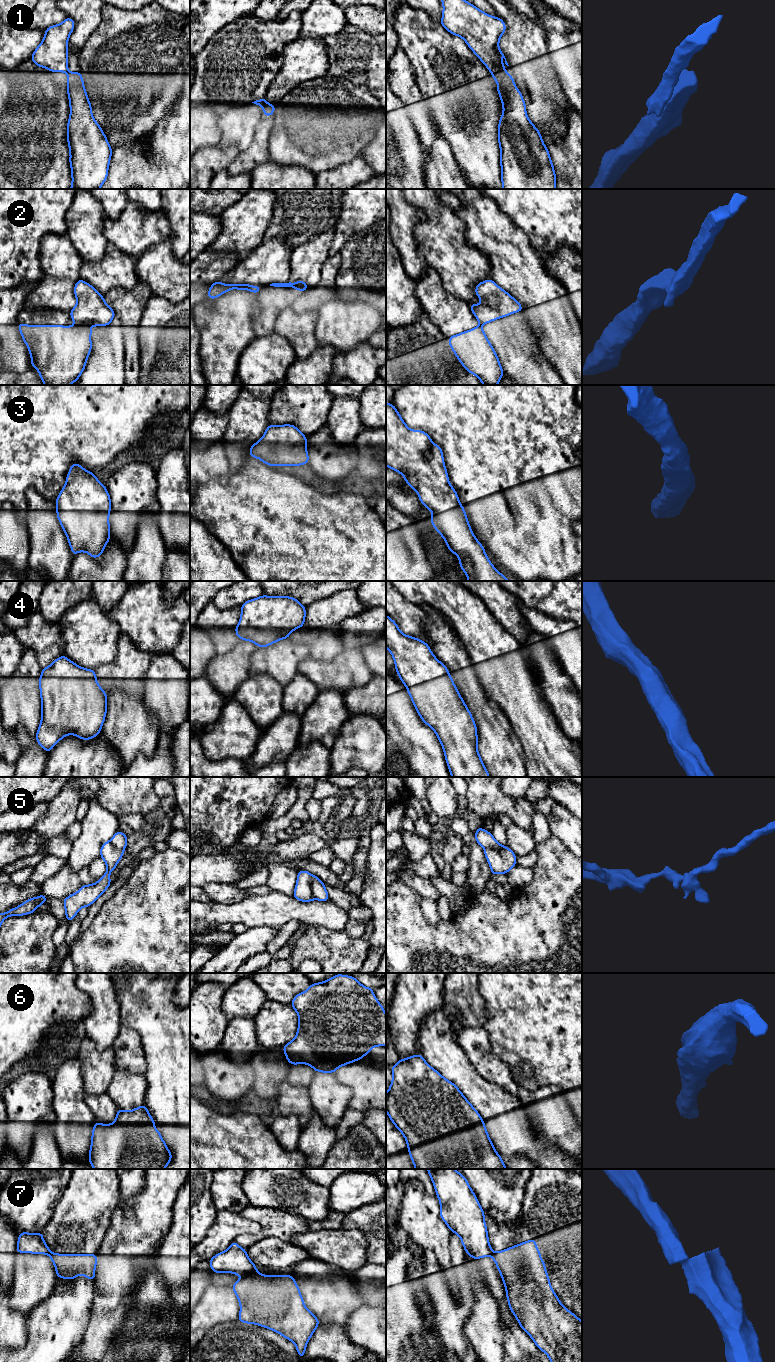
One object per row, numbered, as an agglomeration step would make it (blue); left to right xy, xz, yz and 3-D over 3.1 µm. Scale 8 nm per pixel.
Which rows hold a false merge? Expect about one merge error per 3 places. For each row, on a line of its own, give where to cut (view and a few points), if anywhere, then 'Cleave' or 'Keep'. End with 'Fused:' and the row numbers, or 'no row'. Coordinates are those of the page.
1: Split along yz (505, 70), (498, 71), (492, 75). Cleave
2: Split along xy (76, 324), (82, 325). Cleave
3: No split. Keep
4: No split. Keep
5: Split along xz (312, 875), (312, 895), (315, 898). Cleave
6: No split. Keep
7: Split along xz (256, 1267), (243, 1276). Cleave
Fused: 1, 2, 5, 7

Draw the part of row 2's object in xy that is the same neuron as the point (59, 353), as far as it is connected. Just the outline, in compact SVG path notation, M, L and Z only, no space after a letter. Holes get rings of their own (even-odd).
M17 324L31 356L31 366L39 372L44 385L71 385L79 380L92 349L89 326Z

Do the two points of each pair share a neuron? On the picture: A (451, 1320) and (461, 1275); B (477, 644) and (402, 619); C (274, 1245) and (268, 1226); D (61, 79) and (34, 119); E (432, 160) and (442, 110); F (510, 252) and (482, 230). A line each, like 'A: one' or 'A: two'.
A: one
B: two
C: two
D: two
E: two
F: one

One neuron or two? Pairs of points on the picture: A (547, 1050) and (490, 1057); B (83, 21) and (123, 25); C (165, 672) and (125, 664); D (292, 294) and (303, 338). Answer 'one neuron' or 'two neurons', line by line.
A: two neurons
B: two neurons
C: two neurons
D: two neurons

